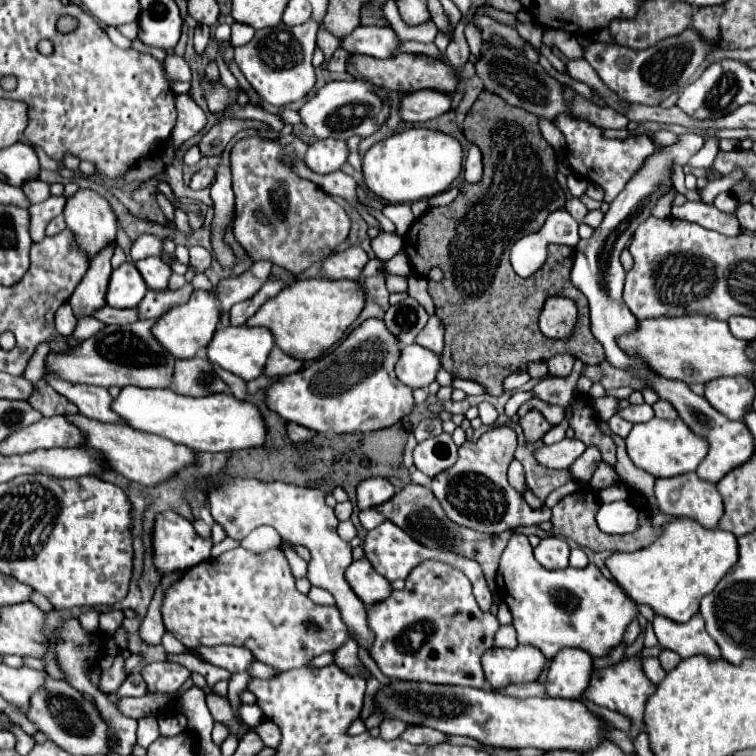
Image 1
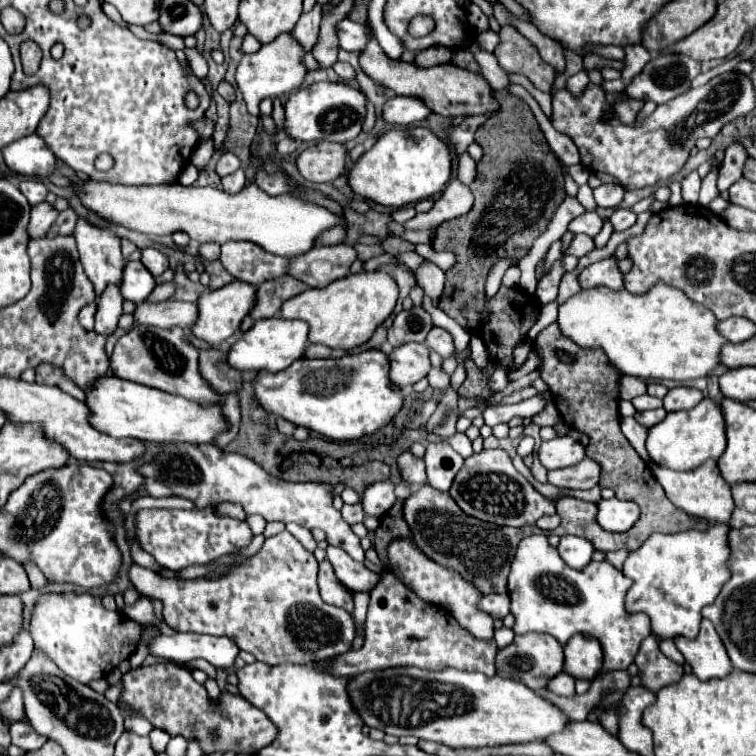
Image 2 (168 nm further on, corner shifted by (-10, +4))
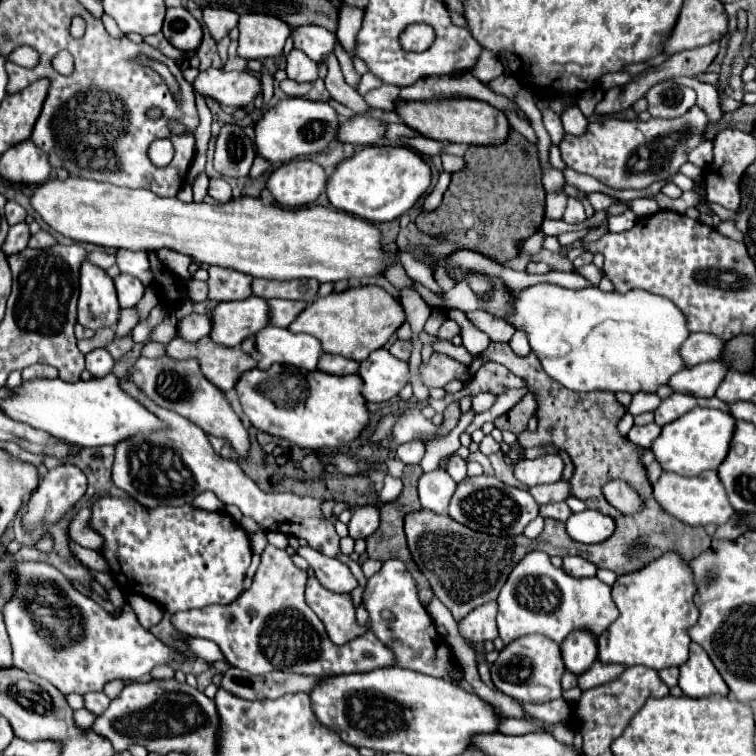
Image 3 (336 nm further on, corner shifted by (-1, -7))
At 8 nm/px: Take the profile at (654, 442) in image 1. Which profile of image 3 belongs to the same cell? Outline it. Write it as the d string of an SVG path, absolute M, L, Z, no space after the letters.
M697 406L685 416L677 418L675 422L665 424L661 434L653 440L651 450L655 454L655 460L661 464L663 472L673 472L691 478L705 470L715 470L723 462L729 450L733 428L735 428L735 418L731 414Z

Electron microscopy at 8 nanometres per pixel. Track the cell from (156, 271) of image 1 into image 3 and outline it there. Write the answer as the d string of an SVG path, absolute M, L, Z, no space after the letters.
M119 250L117 266L123 274L131 274L131 276L139 278L143 282L143 286L147 286L147 288L151 288L155 282L147 250Z

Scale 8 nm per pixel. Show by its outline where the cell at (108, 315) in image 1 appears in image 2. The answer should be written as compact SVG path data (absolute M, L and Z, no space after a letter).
M162 301L162 303L140 303L134 319L144 325L156 325L162 329L182 327L184 331L194 325L198 317L196 303L184 301Z

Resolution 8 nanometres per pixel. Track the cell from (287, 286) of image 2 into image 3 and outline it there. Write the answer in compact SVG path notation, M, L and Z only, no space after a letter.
M271 298L271 300L267 300L267 306L269 306L269 322L271 322L273 326L285 328L285 326L307 306L307 302Z

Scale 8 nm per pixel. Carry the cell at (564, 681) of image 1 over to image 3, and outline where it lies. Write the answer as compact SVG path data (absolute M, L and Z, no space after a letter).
M573 632L561 644L561 656L567 672L581 676L597 660L597 642L587 632Z

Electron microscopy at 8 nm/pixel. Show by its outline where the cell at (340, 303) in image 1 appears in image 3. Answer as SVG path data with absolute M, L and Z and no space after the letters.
M359 286L343 292L331 292L325 298L317 298L297 314L289 332L307 332L321 342L323 352L339 354L357 362L363 362L373 350L383 348L393 332L405 322L401 304L385 292L381 286Z

